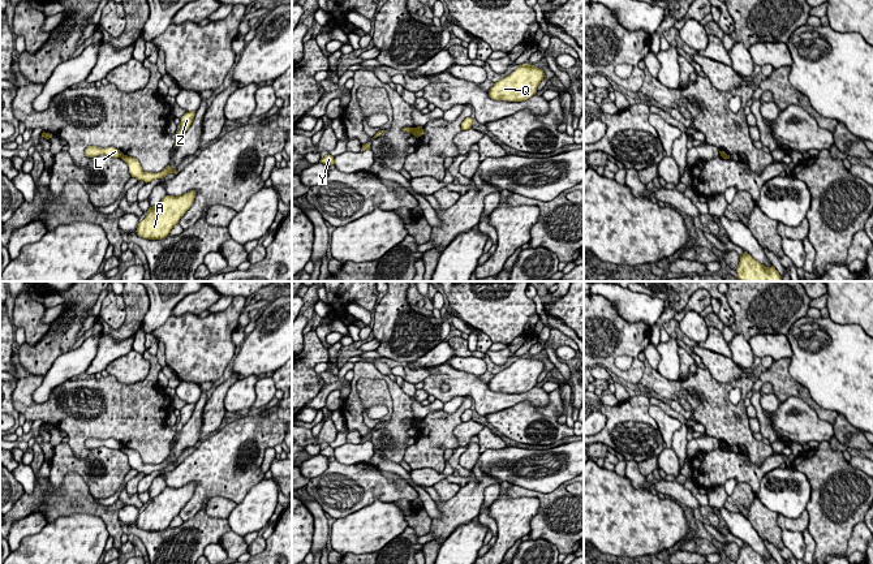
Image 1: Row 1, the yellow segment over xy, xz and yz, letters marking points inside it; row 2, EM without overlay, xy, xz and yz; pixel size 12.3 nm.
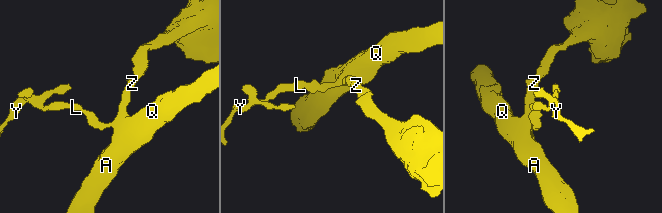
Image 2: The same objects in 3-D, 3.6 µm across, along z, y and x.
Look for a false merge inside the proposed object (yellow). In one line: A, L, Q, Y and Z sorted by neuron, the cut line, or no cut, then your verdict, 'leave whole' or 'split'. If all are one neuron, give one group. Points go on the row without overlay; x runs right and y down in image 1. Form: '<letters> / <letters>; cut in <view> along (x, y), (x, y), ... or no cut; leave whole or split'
A Q Z / L Y; cut in xy along (123, 446), (120, 448); split

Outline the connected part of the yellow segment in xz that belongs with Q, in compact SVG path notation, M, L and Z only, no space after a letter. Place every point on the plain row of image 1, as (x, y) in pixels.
M519 357L509 367L494 375L489 382L489 388L494 392L528 392L536 387L537 379L543 373L543 369L543 362L534 357Z

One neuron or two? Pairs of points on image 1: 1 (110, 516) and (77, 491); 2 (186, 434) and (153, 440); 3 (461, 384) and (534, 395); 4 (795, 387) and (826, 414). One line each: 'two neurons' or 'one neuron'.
1: one neuron
2: two neurons
3: one neuron
4: one neuron

